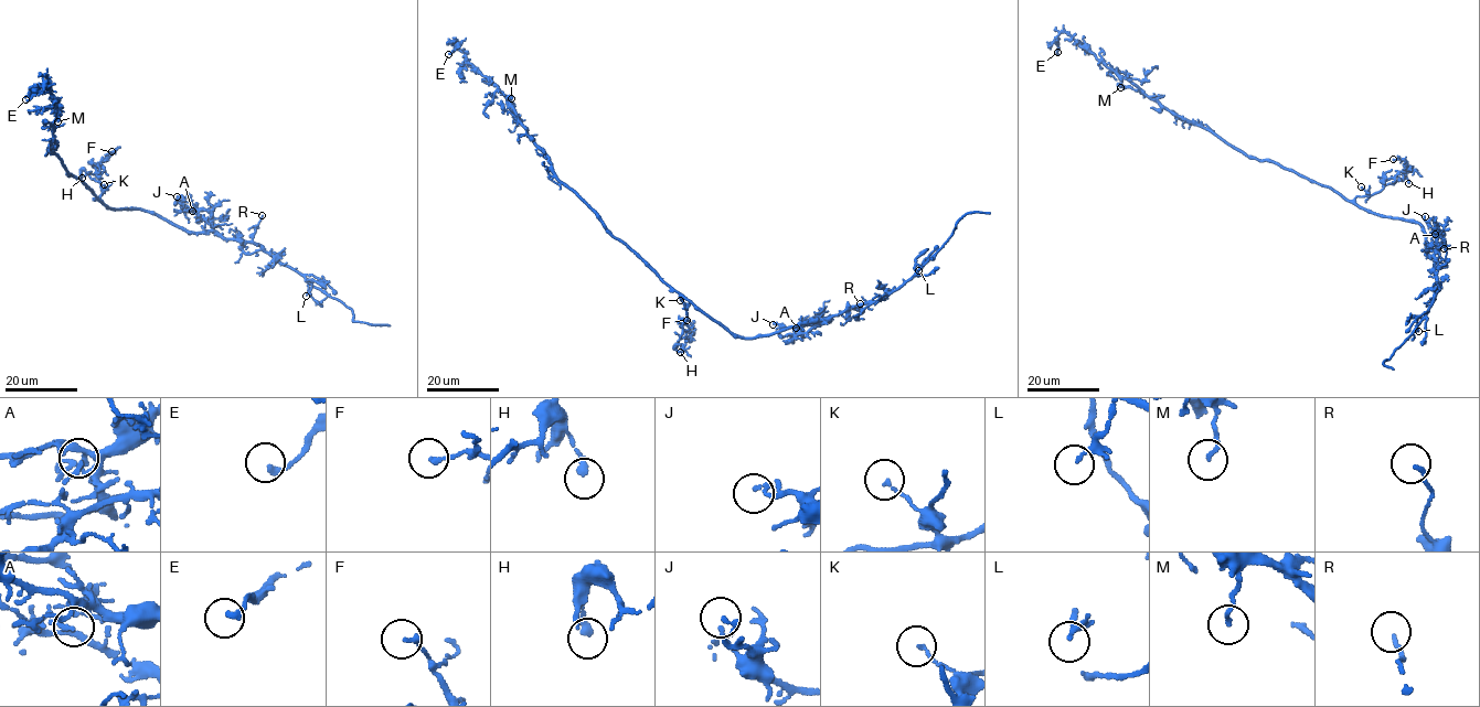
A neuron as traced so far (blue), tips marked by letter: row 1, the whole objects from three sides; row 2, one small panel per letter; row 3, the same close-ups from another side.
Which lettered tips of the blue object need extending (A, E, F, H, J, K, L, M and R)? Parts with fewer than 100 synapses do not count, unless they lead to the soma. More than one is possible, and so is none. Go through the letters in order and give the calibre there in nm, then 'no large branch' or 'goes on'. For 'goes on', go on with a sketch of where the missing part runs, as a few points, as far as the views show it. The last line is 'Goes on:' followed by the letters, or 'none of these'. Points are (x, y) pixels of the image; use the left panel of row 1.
A: 140 nm | no large branch
E: 240 nm | no large branch
F: 160 nm | no large branch
H: 260 nm | no large branch
J: 140 nm | no large branch
K: 130 nm | no large branch
L: 130 nm | no large branch
M: 140 nm | no large branch
R: 130 nm | no large branch
Goes on: none of these

